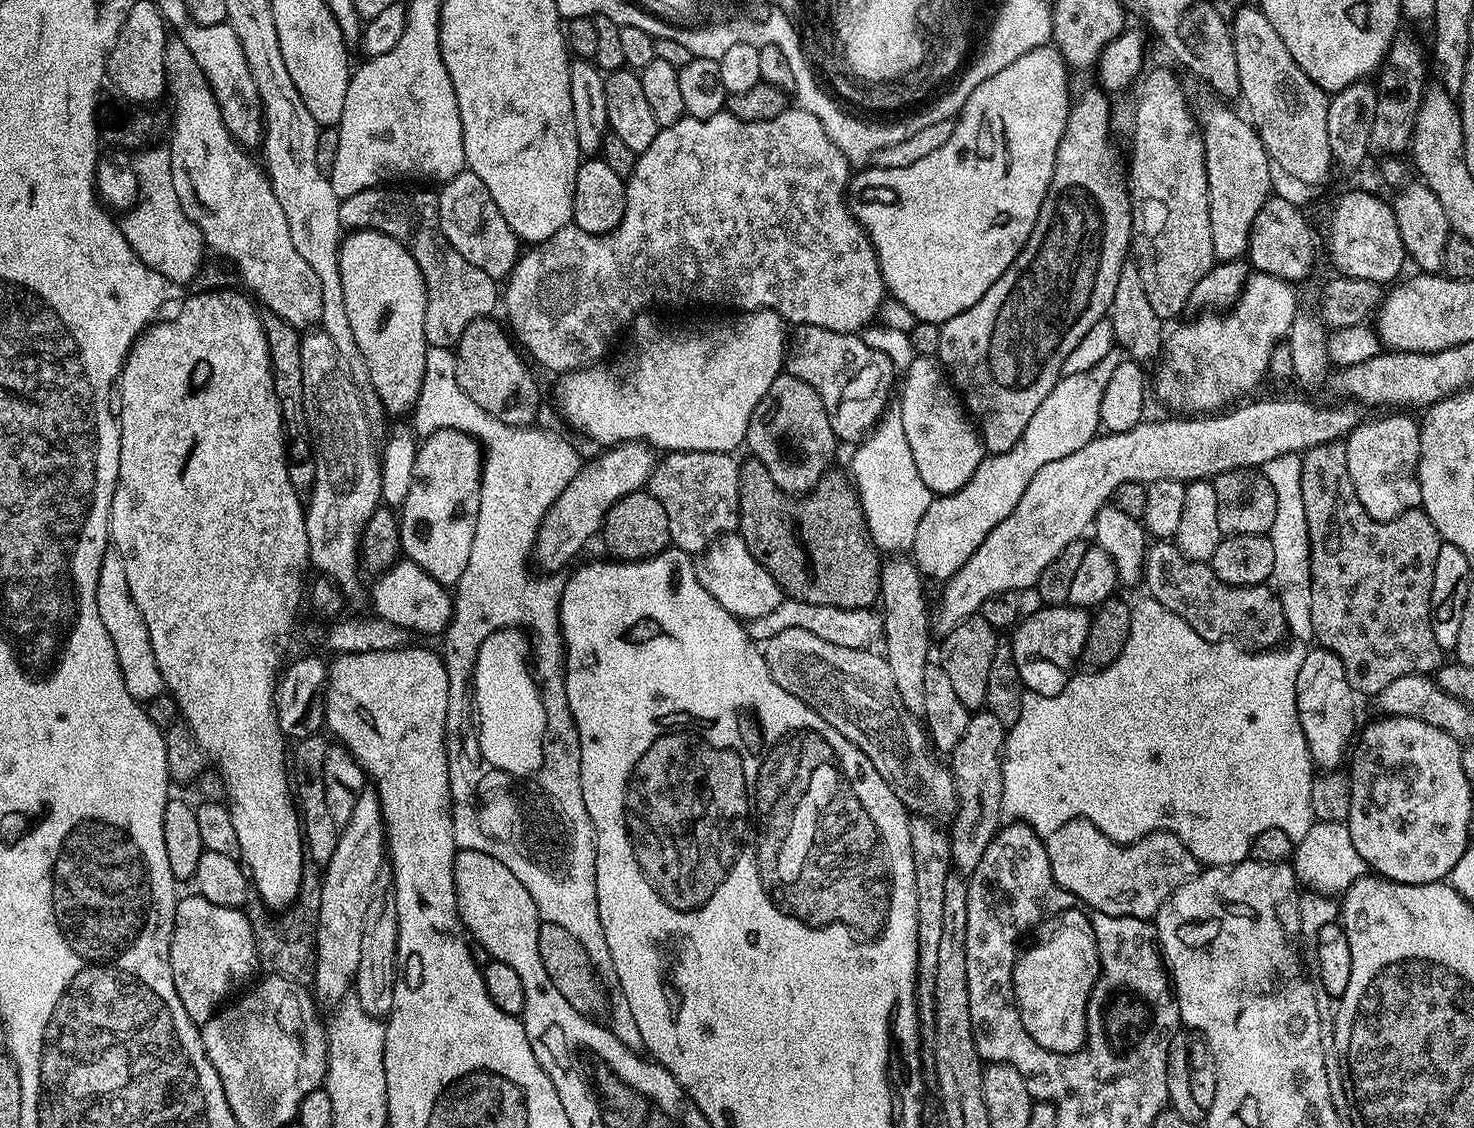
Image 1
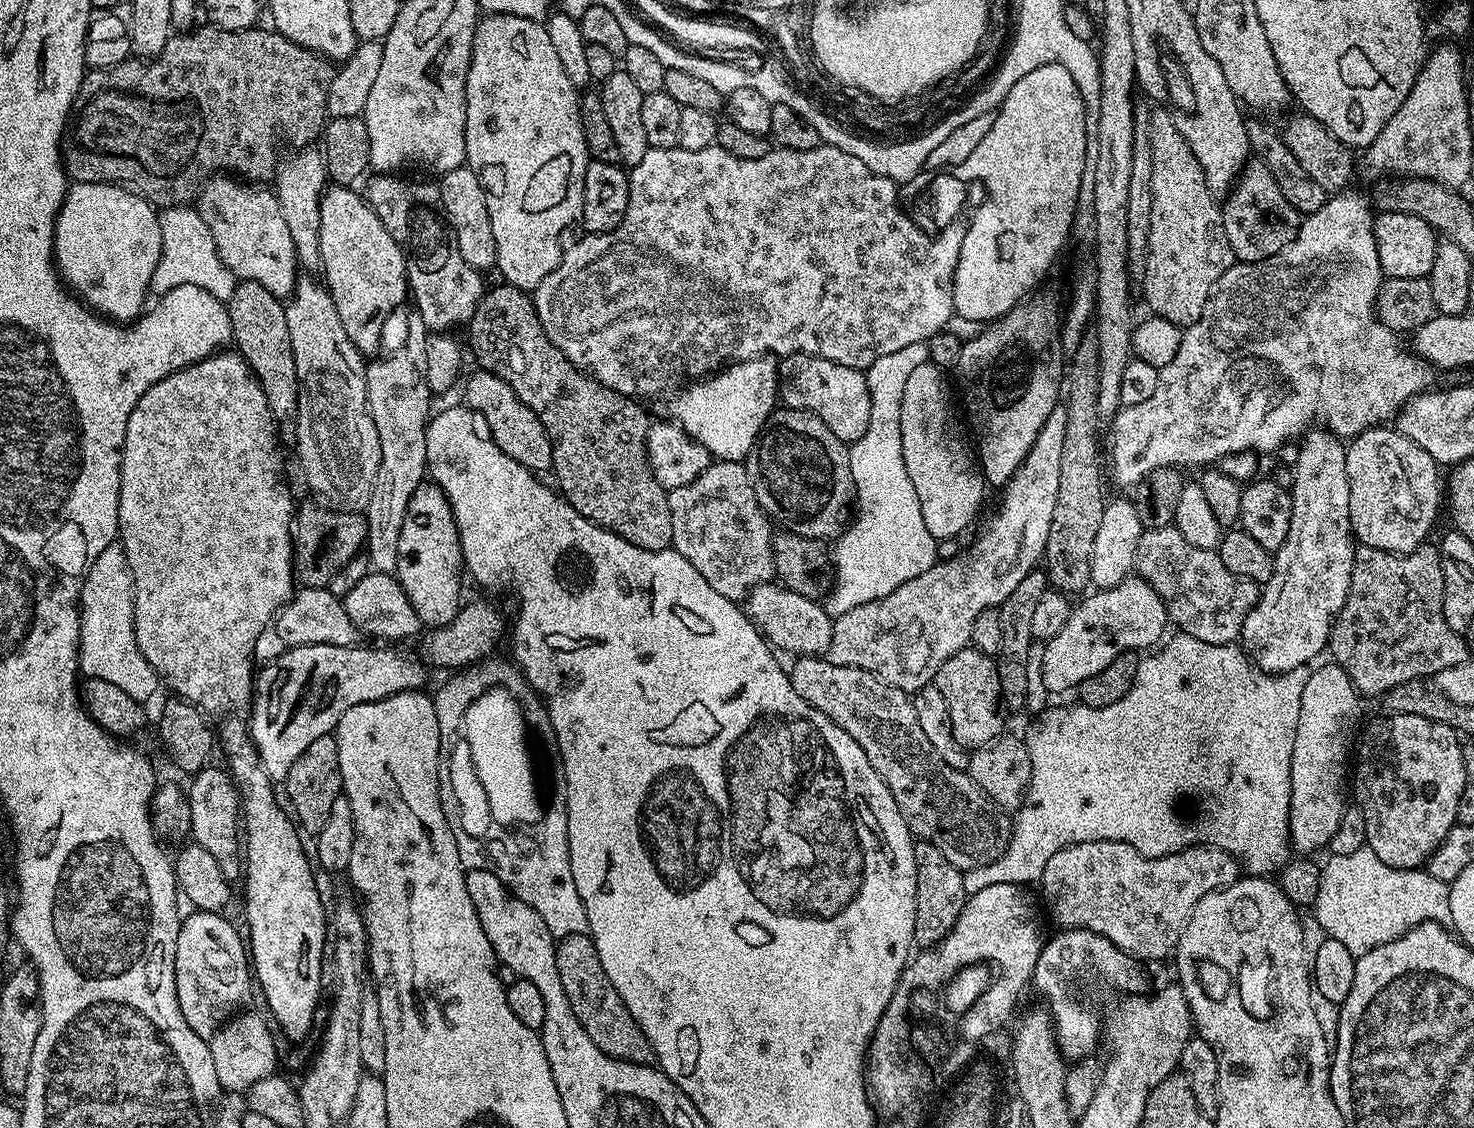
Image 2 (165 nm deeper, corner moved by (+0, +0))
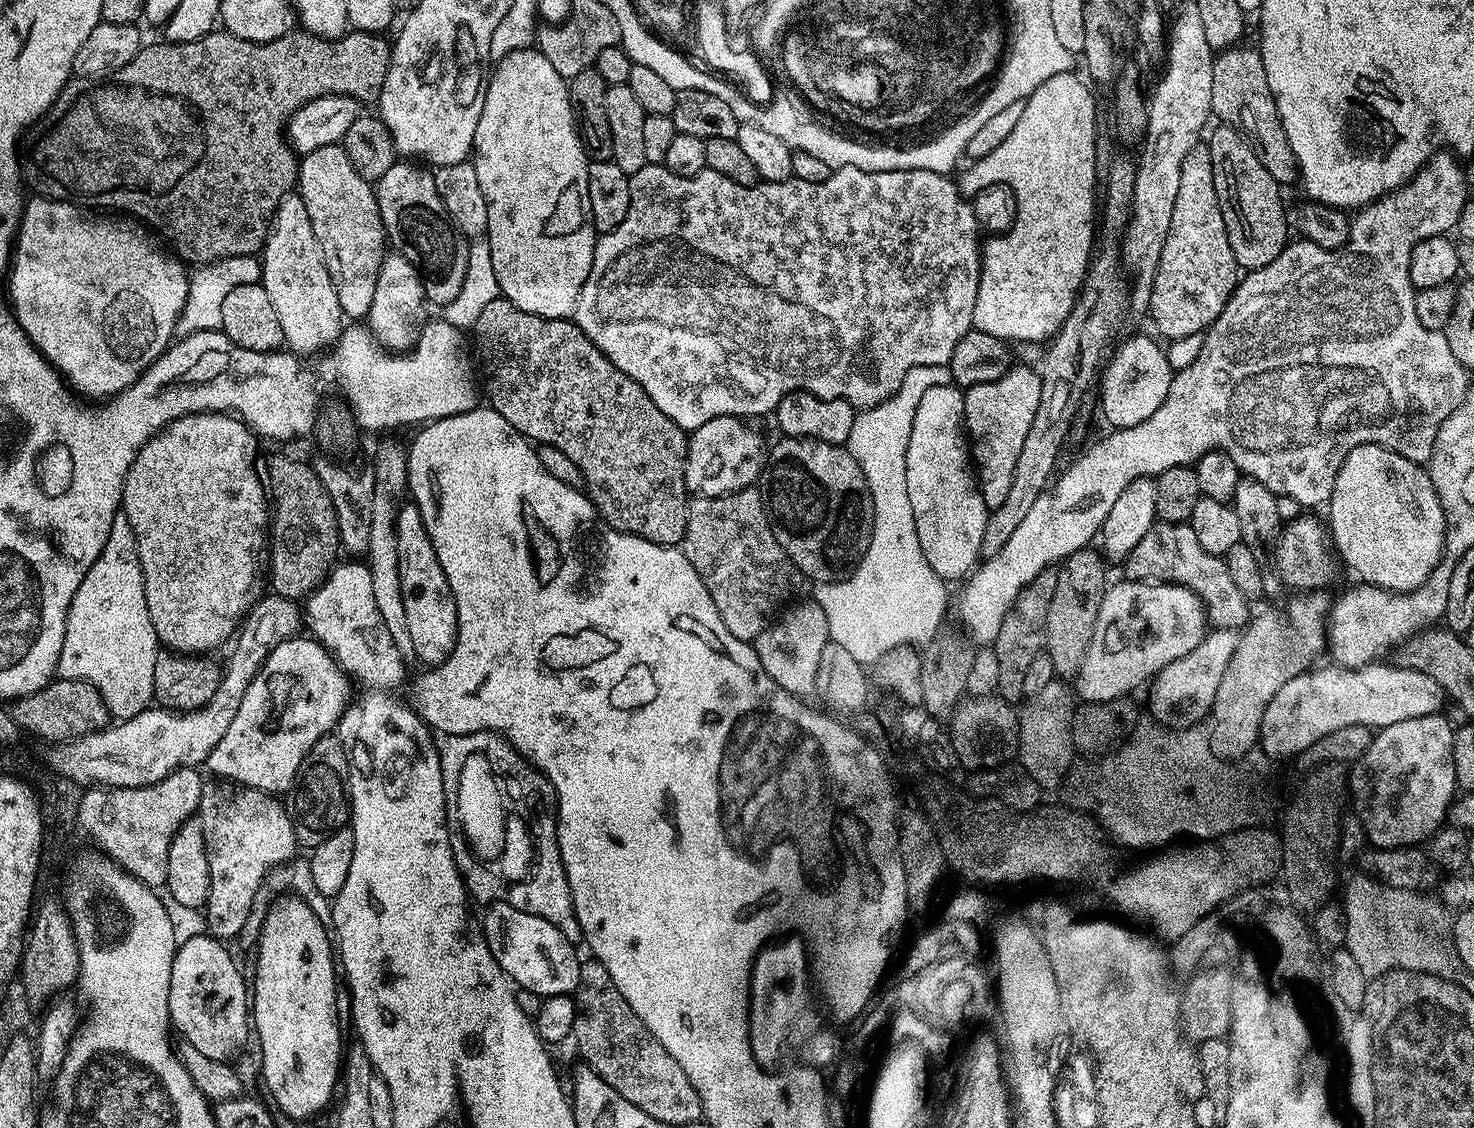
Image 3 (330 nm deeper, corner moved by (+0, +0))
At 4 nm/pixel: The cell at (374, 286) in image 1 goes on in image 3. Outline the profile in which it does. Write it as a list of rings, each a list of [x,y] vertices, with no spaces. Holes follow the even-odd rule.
[[[343,143],[331,144],[299,157],[298,195],[306,206],[306,214],[310,214],[310,226],[314,226],[314,238],[318,238],[318,246],[322,246],[322,254],[330,270],[334,290],[338,294],[340,309],[352,322],[367,317],[370,302],[374,302],[374,282],[378,282],[378,270],[386,255],[384,223],[380,217],[373,185],[363,180],[354,170],[352,159],[348,157]]]

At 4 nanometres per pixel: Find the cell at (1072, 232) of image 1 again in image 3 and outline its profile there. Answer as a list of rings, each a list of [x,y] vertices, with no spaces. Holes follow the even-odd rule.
[[[1012,366],[997,380],[987,384],[969,387],[964,392],[964,427],[970,437],[970,456],[974,461],[974,471],[978,477],[980,493],[984,496],[985,506],[991,510],[997,508],[1010,494],[1010,482],[1014,482],[1014,466],[1018,466],[1018,454],[1022,454],[1022,445],[1026,443],[1026,434],[1030,434],[1030,425],[1038,411],[1038,402],[1042,398],[1039,371]]]

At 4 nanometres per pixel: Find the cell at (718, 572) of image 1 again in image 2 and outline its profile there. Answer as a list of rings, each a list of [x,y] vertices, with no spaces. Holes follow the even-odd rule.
[[[776,582],[759,584],[746,597],[746,611],[769,645],[785,648],[793,657],[818,656],[831,649],[833,617],[811,596],[791,592]]]

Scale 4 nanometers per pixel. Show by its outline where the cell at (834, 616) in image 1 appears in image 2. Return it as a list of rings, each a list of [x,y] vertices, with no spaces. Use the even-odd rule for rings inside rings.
[[[1056,407],[1050,418],[1046,418],[1038,438],[1034,438],[1034,446],[1030,446],[1023,466],[1019,472],[1014,473],[1003,489],[1004,501],[1000,504],[1000,513],[989,522],[988,529],[981,534],[980,540],[973,542],[968,553],[957,554],[952,559],[938,562],[930,566],[926,574],[918,574],[918,578],[902,582],[902,586],[898,586],[898,590],[890,595],[880,596],[862,606],[854,606],[854,610],[841,612],[833,619],[830,659],[834,663],[861,668],[878,679],[885,680],[890,686],[915,694],[918,689],[935,681],[938,666],[942,666],[942,662],[946,662],[950,654],[958,654],[958,650],[971,645],[978,614],[982,614],[982,610],[987,608],[1004,606],[1019,590],[1028,571],[1036,563],[1041,563],[1050,534],[1050,522],[1054,518],[1054,506],[1058,502],[1058,488],[1062,478],[1062,442],[1066,439],[1067,425],[1067,407]]]

